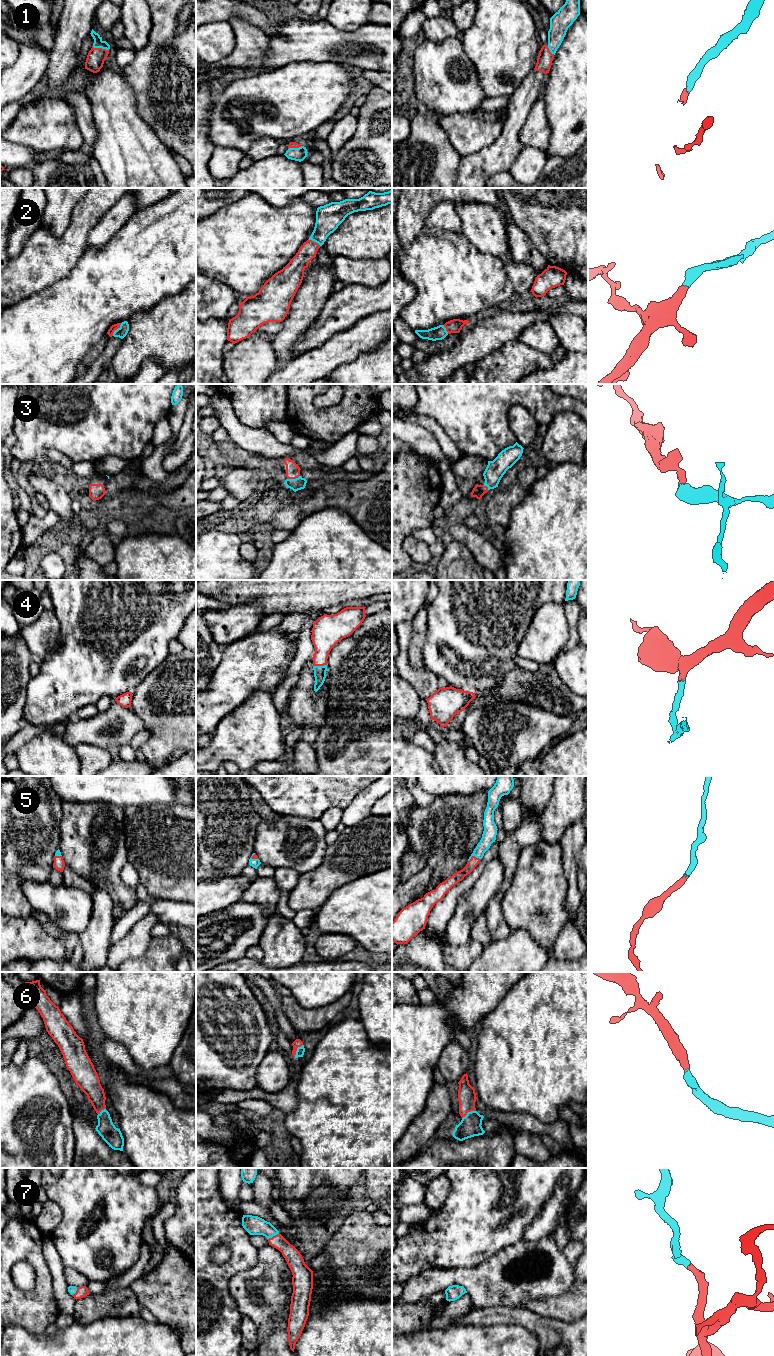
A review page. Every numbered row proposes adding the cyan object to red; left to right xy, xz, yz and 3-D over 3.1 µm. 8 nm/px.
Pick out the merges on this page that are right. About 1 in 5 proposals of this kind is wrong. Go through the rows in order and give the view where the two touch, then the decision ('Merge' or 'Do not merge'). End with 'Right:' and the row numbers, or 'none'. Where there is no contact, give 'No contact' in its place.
1: Touches red in xy. Merge
2: Touches red in xy. Merge
3: Touches red in xz. Merge
4: Touches red in xz. Merge
5: Touches red in yz. Merge
6: Touches red in yz. Merge
7: Touches red in xz. Merge
Right: 1, 2, 3, 4, 5, 6, 7

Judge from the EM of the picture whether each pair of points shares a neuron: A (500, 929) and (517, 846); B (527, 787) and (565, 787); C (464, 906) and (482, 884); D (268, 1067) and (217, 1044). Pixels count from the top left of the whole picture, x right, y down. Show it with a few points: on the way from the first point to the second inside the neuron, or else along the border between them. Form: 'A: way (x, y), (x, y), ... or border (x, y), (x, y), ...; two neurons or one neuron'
A: way (496, 908), (496, 900), (507, 881), (509, 867); one neuron
B: border (554, 786), (552, 796), (544, 809); two neurons
C: way (469, 901), (481, 889); one neuron
D: border (273, 1047), (259, 1064), (256, 1073), (256, 1086); two neurons

